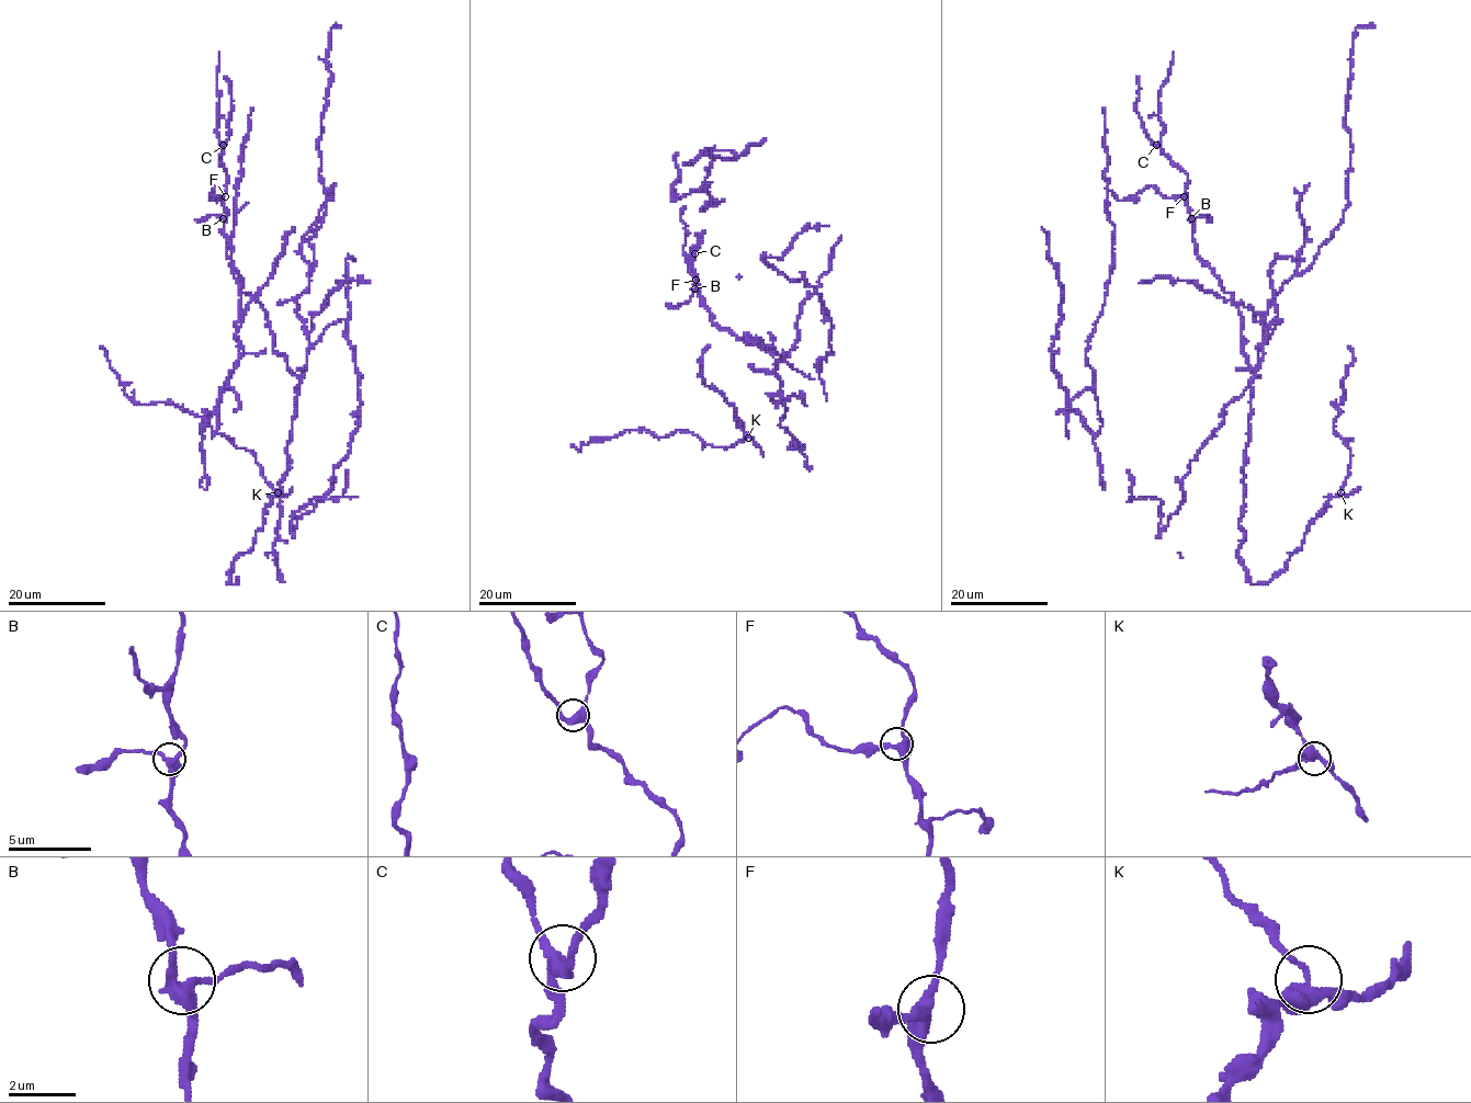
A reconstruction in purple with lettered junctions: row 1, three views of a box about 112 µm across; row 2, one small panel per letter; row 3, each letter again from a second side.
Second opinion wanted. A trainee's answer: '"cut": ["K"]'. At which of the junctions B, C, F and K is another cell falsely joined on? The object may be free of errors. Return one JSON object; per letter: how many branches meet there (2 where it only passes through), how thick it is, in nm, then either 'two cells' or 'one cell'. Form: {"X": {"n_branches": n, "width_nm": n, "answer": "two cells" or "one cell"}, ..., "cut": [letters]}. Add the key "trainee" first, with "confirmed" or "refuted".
{"trainee": "confirmed", "B": {"n_branches": 3, "width_nm": 360, "answer": "one cell"}, "C": {"n_branches": 3, "width_nm": 320, "answer": "one cell"}, "F": {"n_branches": 3, "width_nm": 340, "answer": "one cell"}, "K": {"n_branches": 3, "width_nm": 320, "answer": "two cells"}, "cut": ["K"]}

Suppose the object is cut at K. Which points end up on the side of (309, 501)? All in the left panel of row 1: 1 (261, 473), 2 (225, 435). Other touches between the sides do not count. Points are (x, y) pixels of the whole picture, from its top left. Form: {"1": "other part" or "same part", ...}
{"1": "other part", "2": "other part"}

